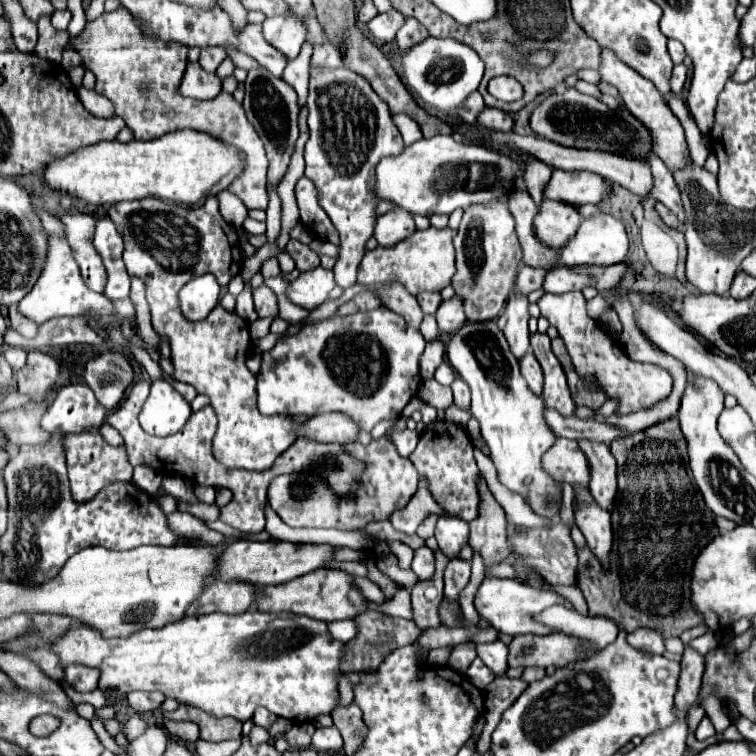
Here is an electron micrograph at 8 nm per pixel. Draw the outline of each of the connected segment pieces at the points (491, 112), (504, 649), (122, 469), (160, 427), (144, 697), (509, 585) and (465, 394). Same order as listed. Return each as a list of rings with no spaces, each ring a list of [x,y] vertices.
[[[488,106],[482,108],[482,112],[476,118],[476,124],[486,130],[496,130],[496,132],[510,132],[512,130],[510,114],[502,112],[498,108],[488,108]]]
[[[498,640],[492,644],[478,644],[478,658],[496,674],[496,676],[504,676],[504,672],[508,670],[508,646]]]
[[[80,432],[80,434],[66,436],[66,458],[68,458],[68,466],[72,466],[72,472],[74,472],[72,496],[78,502],[92,500],[110,482],[116,482],[116,480],[130,482],[132,480],[132,466],[126,460],[126,448],[110,446],[100,434]]]
[[[158,380],[150,386],[150,396],[140,412],[140,424],[152,436],[170,436],[186,424],[190,414],[190,404],[172,388],[172,384]]]
[[[131,692],[126,696],[128,706],[134,712],[154,712],[160,702],[164,700],[164,695],[161,692]]]
[[[484,578],[476,596],[474,596],[474,606],[478,610],[478,614],[482,614],[484,620],[488,620],[490,626],[494,626],[496,630],[504,632],[504,634],[550,634],[550,628],[542,628],[542,624],[534,624],[532,614],[542,612],[544,608],[552,606],[552,604],[570,604],[566,598],[554,594],[554,592],[542,592],[542,590],[534,590],[534,588],[526,588],[526,584],[520,584],[518,580],[510,580],[510,578]]]
[[[456,376],[456,380],[452,382],[452,392],[454,392],[454,404],[462,410],[468,410],[470,408],[470,388],[460,376]]]

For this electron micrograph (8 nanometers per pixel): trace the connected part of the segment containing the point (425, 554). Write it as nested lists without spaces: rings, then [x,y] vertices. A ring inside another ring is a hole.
[[[422,546],[414,552],[412,570],[418,574],[420,580],[430,580],[434,576],[434,552],[428,546]]]

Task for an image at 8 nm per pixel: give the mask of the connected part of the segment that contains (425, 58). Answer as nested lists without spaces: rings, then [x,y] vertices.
[[[426,38],[404,54],[402,64],[408,88],[420,100],[446,114],[452,114],[454,108],[478,88],[484,74],[484,62],[480,60],[480,56],[472,48],[466,48],[464,44],[458,44],[450,38]]]

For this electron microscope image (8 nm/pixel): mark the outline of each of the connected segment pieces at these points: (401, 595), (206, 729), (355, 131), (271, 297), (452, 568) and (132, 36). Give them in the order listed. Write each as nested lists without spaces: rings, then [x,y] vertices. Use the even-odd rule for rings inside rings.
[[[400,588],[400,590],[396,592],[396,596],[394,596],[390,602],[378,605],[375,602],[369,601],[368,607],[371,610],[380,612],[380,614],[408,618],[408,620],[412,620],[412,608],[410,608],[410,590],[408,590],[408,588]]]
[[[180,704],[174,712],[168,712],[170,720],[190,720],[200,726],[200,736],[210,742],[222,742],[240,736],[240,720],[234,718],[214,718],[198,708]]]
[[[310,64],[310,94],[308,94],[308,128],[310,138],[306,142],[306,172],[304,176],[310,178],[320,190],[320,204],[330,216],[334,228],[340,234],[340,252],[334,266],[334,282],[340,288],[348,288],[356,284],[356,272],[364,256],[364,244],[374,232],[374,168],[384,156],[398,156],[402,152],[402,136],[392,122],[392,114],[388,104],[370,88],[368,80],[348,68],[316,68]]]
[[[260,286],[252,292],[254,296],[254,306],[260,318],[264,316],[272,316],[278,312],[278,302],[276,302],[276,294],[268,288],[268,286]]]
[[[462,558],[450,560],[444,572],[444,596],[450,600],[458,600],[458,592],[470,580],[470,562]]]
[[[126,8],[114,12],[104,12],[92,22],[86,22],[84,30],[70,40],[72,48],[80,54],[82,68],[94,72],[96,90],[110,98],[116,106],[116,114],[134,132],[136,140],[152,140],[172,130],[198,130],[206,132],[224,144],[234,146],[244,154],[244,170],[228,188],[236,194],[246,208],[266,208],[266,168],[268,158],[264,154],[264,144],[258,138],[254,126],[248,122],[242,104],[238,104],[232,94],[220,92],[212,100],[186,98],[178,92],[188,62],[188,46],[178,42],[164,42],[146,36],[132,20]]]

